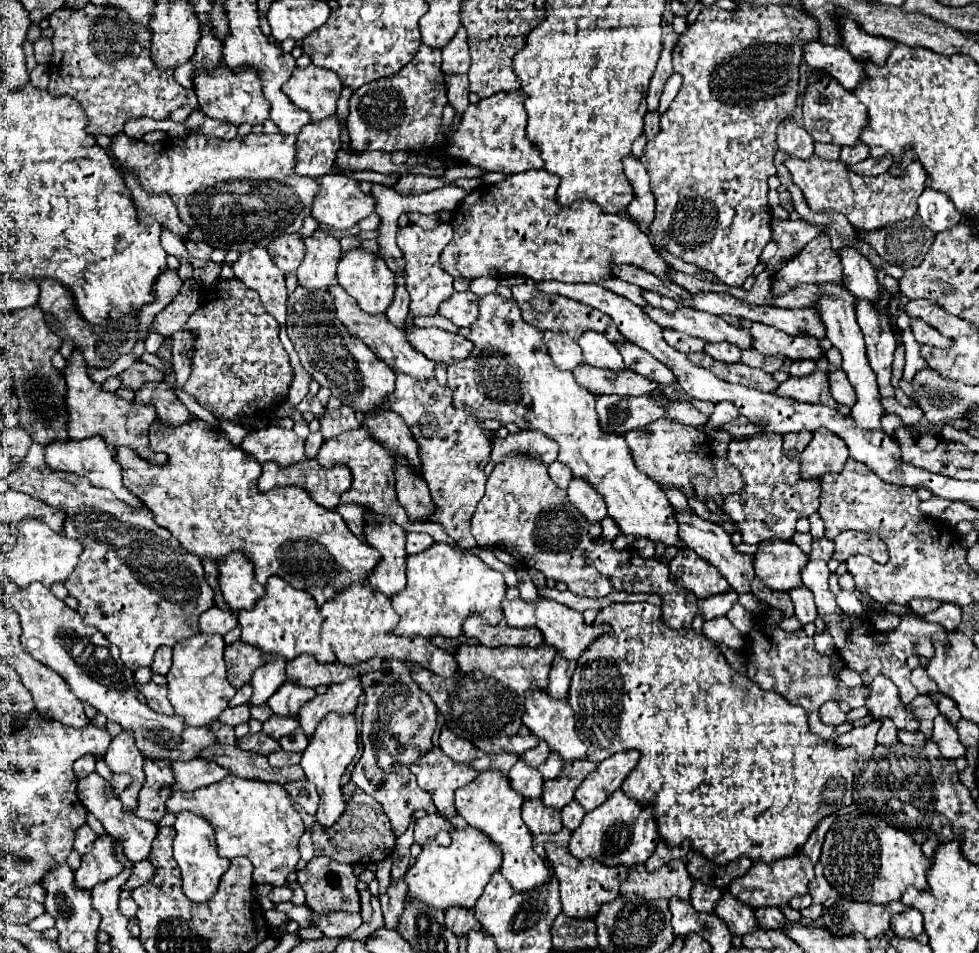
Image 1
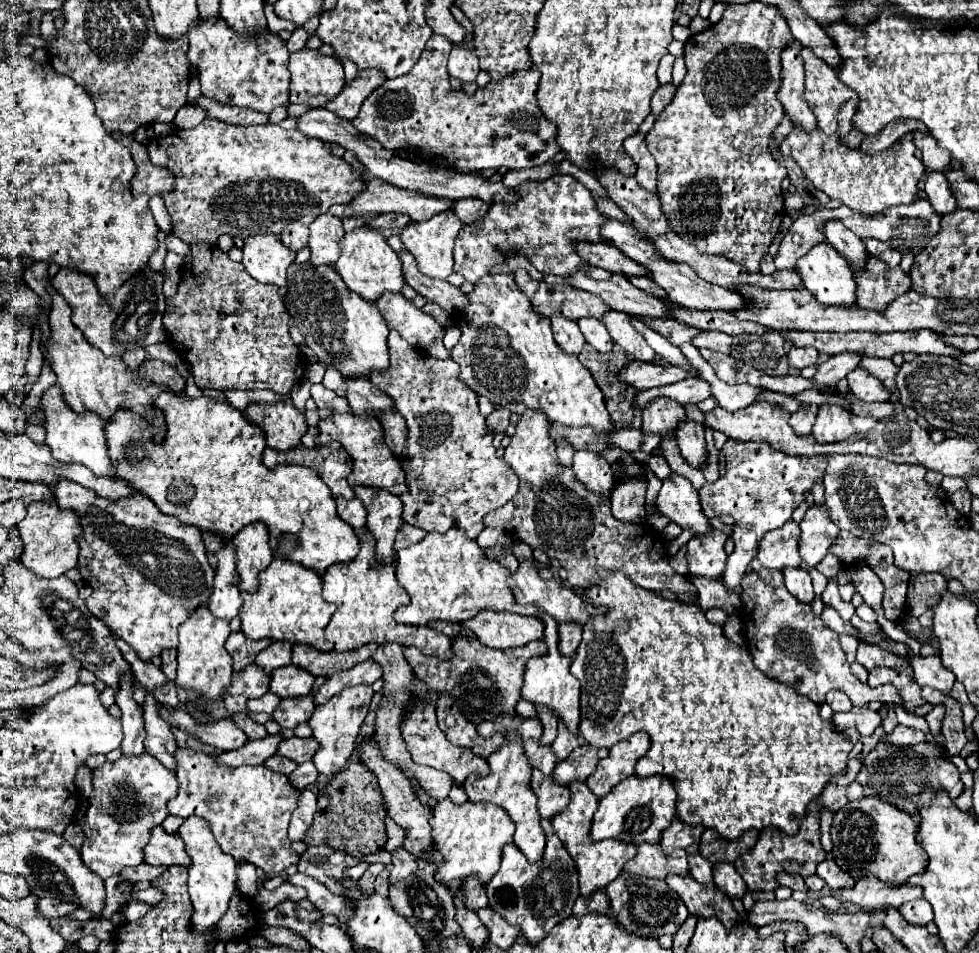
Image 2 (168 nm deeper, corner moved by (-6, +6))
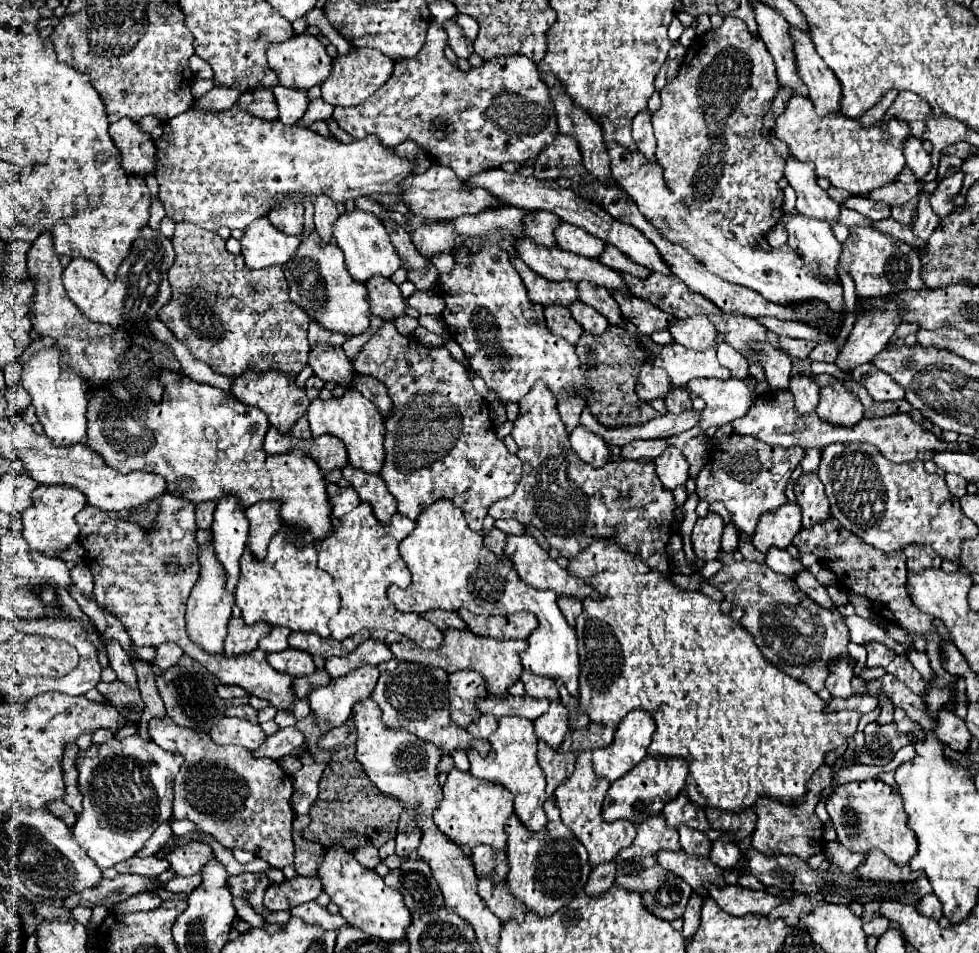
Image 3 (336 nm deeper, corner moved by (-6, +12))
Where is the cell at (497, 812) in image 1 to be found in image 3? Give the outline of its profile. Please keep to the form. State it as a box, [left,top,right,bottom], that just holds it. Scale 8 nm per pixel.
[468,716,546,832]

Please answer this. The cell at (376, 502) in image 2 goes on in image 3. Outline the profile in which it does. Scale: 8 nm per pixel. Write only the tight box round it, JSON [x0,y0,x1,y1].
[344,464,396,524]

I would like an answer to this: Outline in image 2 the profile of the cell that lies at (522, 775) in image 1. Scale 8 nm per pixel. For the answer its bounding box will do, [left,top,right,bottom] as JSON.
[524,740,558,774]

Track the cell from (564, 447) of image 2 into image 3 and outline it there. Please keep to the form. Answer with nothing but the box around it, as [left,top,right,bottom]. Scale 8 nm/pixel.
[558,394,586,434]

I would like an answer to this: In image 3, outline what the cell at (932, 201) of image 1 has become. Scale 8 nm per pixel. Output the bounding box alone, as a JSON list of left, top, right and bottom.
[904,136,932,180]

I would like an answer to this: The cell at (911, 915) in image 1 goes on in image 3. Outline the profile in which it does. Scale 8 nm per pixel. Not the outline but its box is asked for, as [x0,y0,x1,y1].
[916,894,942,920]

